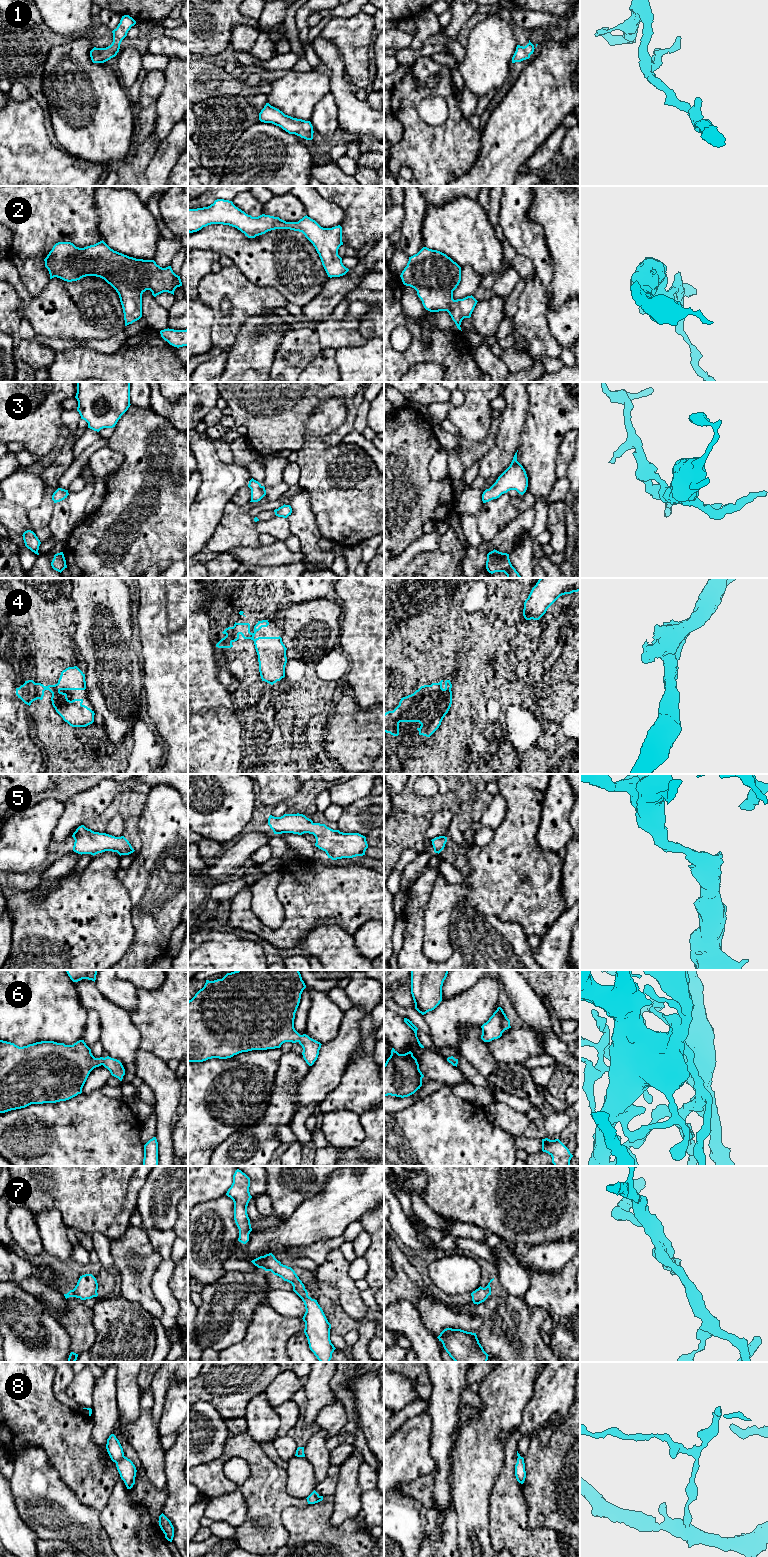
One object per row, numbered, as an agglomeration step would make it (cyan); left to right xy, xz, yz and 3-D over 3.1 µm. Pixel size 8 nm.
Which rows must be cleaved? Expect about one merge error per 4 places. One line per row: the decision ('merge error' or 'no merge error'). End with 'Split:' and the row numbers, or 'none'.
1: no merge error
2: no merge error
3: no merge error
4: no merge error
5: no merge error
6: no merge error
7: no merge error
8: merge error
Split: 8

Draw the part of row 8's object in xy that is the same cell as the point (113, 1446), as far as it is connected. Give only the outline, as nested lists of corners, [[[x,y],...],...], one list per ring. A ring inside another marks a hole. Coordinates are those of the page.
[[[111,1434],[107,1439],[106,1449],[111,1460],[115,1463],[125,1457],[123,1448],[114,1434]]]

